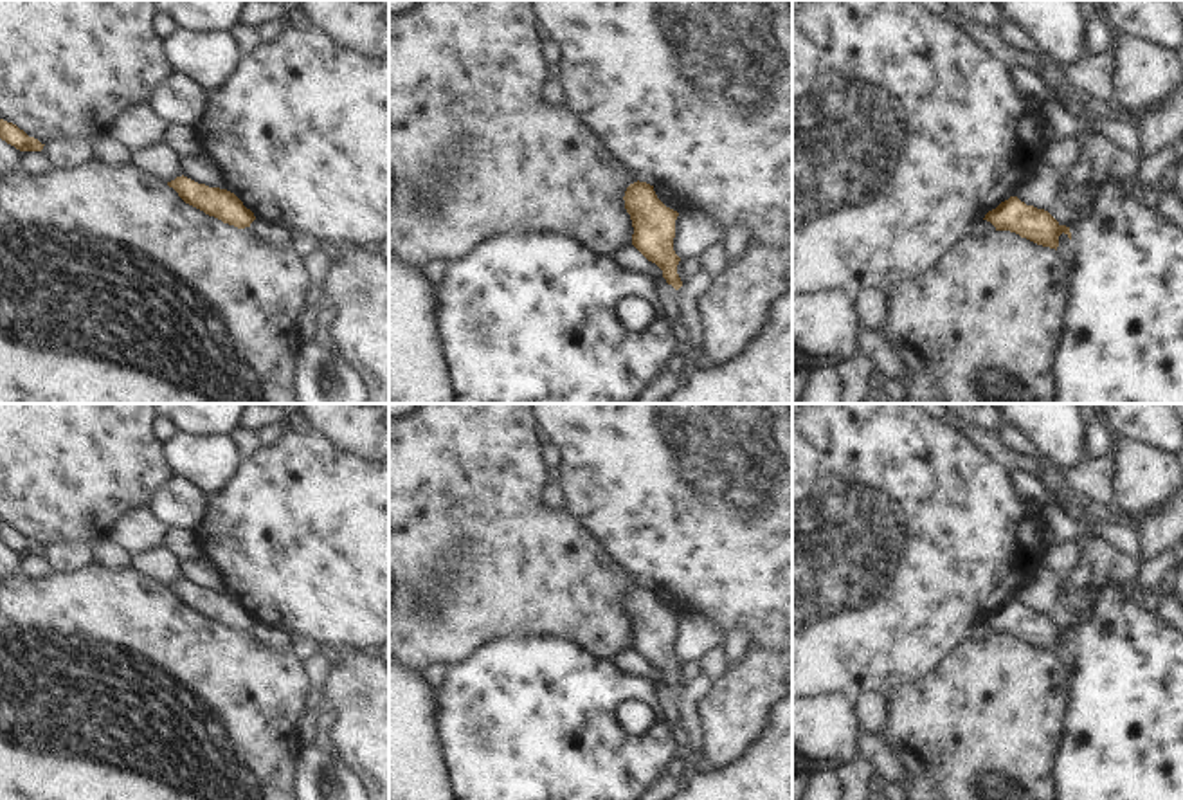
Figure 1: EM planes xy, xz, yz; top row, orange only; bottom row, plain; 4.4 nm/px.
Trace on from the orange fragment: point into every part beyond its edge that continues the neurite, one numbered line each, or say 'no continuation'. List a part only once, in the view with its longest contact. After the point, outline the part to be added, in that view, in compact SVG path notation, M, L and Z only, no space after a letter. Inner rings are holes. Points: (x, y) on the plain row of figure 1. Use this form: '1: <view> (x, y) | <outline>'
no continuation

